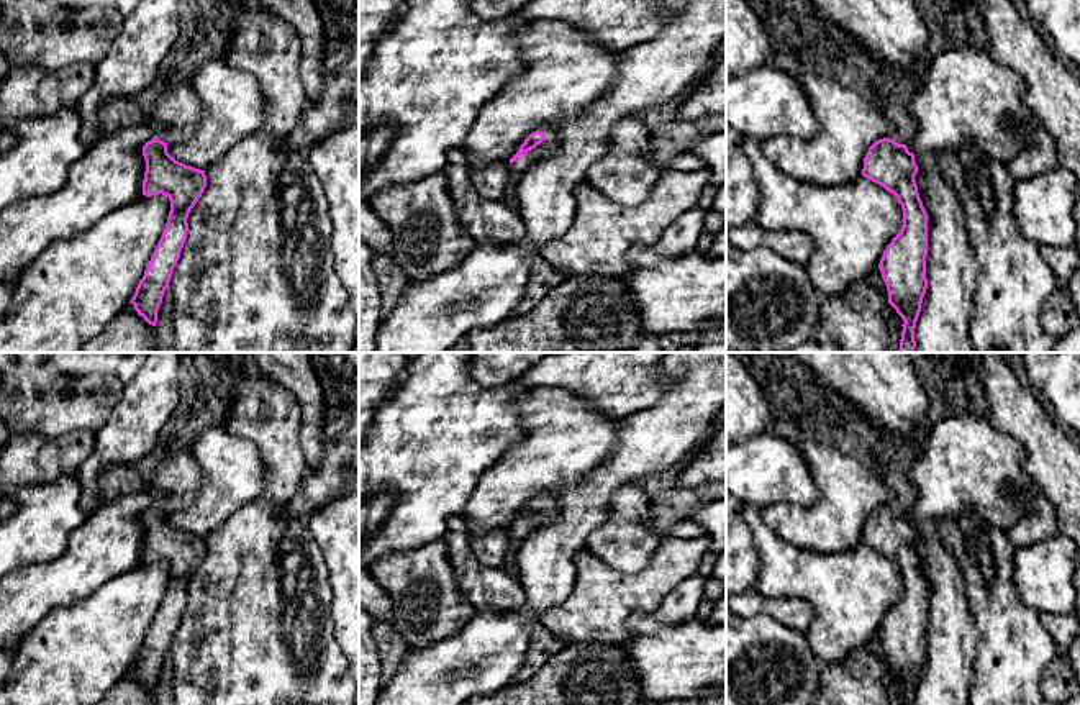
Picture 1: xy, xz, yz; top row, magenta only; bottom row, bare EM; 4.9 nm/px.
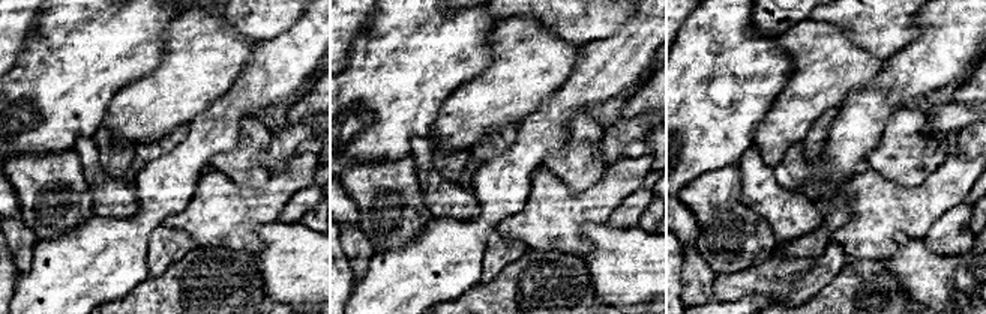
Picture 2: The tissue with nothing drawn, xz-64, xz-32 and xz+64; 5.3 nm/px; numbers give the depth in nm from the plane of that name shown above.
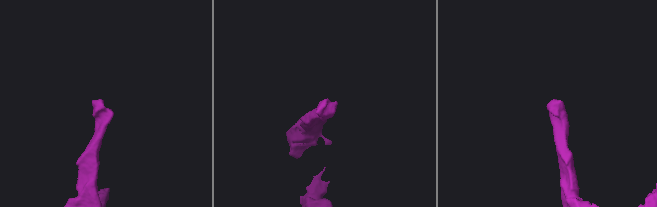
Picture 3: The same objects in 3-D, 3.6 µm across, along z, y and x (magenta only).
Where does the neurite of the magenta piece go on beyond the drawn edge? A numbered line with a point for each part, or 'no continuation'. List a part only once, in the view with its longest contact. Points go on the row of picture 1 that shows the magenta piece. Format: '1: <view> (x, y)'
1: xz (548, 146)

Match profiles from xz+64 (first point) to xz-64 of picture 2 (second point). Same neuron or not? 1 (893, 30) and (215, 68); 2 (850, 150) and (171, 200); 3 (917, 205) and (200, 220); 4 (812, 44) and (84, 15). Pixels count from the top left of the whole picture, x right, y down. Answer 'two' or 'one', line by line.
1: two
2: one
3: one
4: two

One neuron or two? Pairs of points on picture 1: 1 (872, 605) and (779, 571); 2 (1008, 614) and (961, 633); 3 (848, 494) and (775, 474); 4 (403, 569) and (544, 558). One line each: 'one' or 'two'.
1: one
2: two
3: two
4: two

